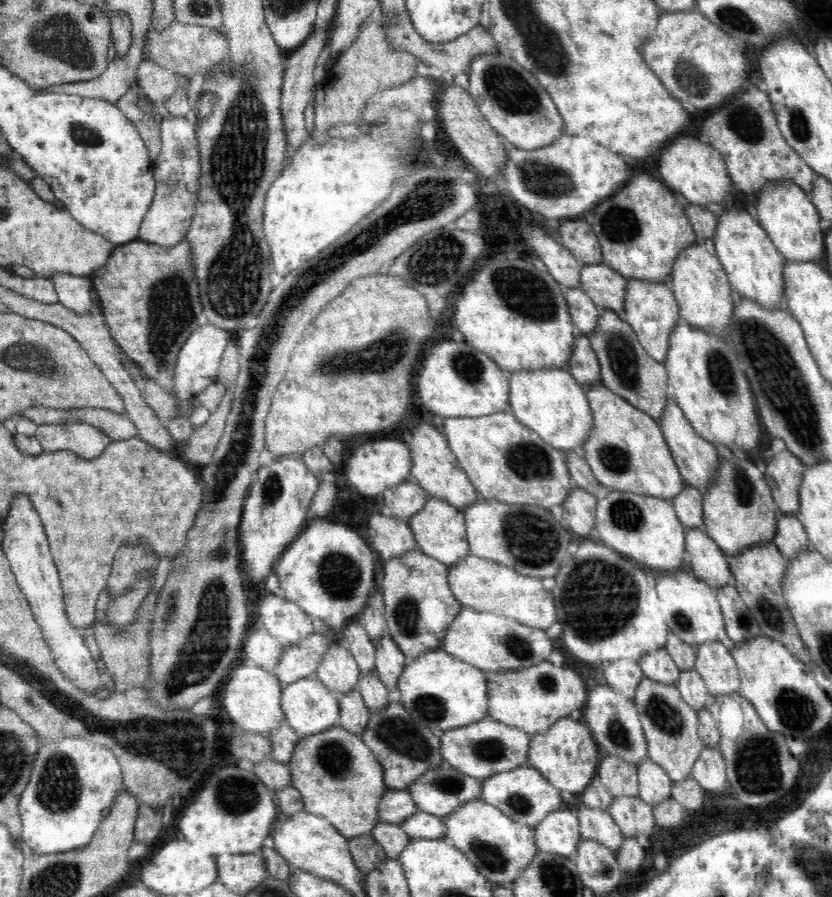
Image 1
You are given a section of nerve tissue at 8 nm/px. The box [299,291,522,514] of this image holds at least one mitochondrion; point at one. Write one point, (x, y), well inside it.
(379, 357)

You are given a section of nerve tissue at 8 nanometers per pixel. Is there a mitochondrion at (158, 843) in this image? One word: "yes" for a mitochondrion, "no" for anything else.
no

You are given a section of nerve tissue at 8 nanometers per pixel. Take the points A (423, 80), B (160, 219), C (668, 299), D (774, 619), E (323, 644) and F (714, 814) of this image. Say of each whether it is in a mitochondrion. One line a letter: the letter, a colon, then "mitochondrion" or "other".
A: other
B: other
C: other
D: mitochondrion
E: other
F: other

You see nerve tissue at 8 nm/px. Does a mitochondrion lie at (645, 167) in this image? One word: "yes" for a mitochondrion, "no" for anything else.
no

